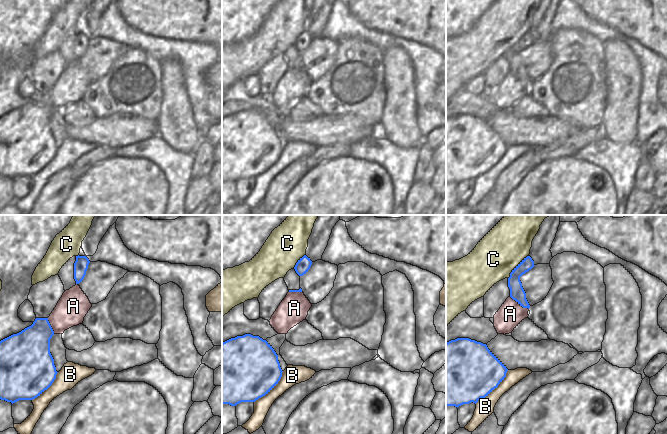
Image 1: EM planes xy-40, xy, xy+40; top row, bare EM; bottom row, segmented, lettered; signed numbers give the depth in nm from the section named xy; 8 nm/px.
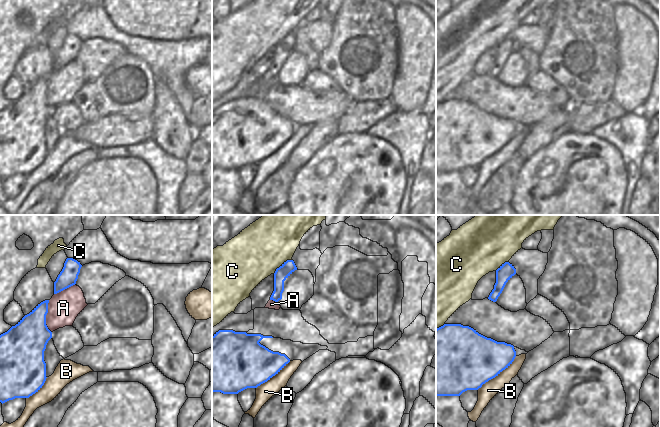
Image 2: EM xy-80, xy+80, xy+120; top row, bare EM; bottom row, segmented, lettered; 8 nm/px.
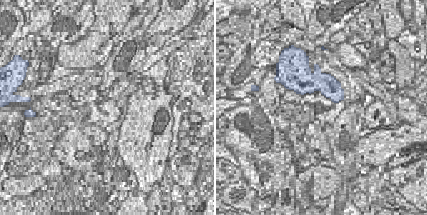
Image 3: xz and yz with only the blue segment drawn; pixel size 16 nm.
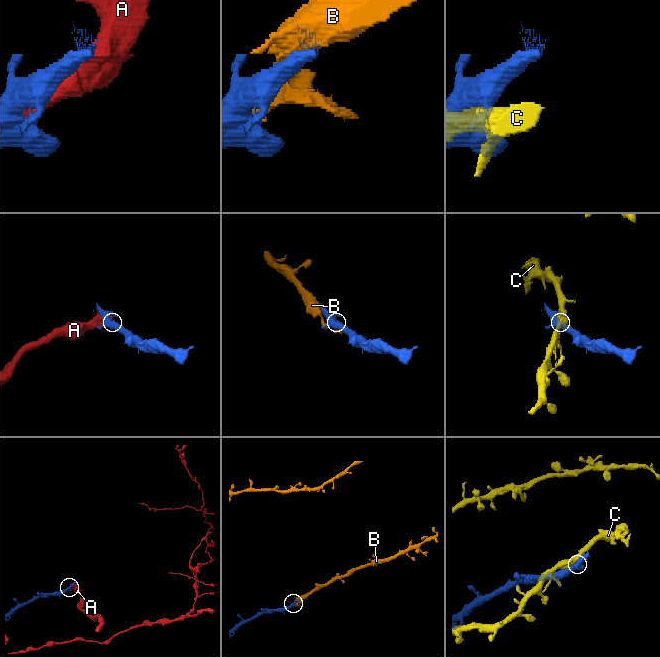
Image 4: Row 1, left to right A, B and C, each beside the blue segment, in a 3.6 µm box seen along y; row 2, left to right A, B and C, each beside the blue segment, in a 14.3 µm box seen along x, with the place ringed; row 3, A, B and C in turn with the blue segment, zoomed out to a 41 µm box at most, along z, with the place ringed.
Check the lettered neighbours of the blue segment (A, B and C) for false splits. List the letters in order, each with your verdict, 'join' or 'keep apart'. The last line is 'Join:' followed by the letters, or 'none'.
A: keep apart
B: join
C: keep apart
Join: B

